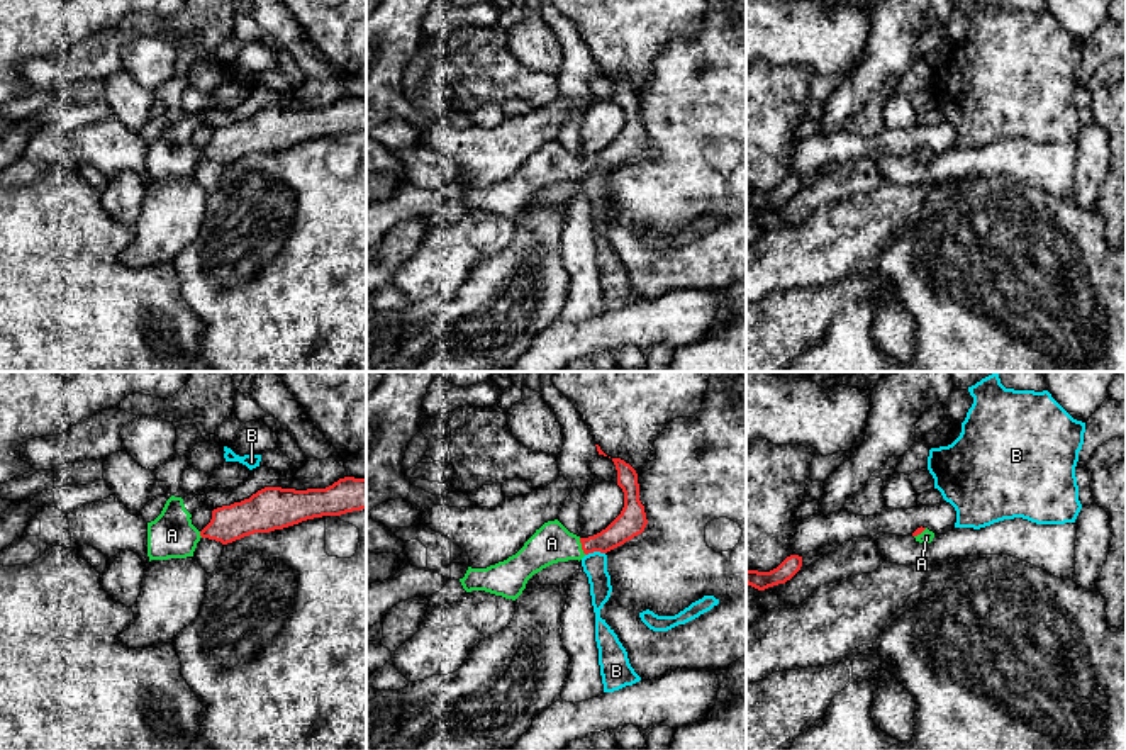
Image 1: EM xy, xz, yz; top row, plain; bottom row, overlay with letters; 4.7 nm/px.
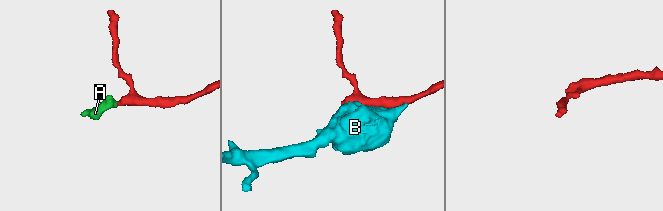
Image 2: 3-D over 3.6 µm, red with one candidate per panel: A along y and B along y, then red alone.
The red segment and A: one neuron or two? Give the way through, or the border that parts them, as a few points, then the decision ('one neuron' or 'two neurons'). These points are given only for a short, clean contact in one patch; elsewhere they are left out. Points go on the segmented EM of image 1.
runs through xz (628, 525), (604, 542), (582, 547), (551, 543); one neuron

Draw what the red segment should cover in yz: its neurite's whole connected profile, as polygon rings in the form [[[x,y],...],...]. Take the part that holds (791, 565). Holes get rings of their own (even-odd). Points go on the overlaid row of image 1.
[[[790,555],[770,572],[746,570],[746,584],[758,590],[765,590],[768,587],[785,584],[800,570],[800,567],[802,557]]]

